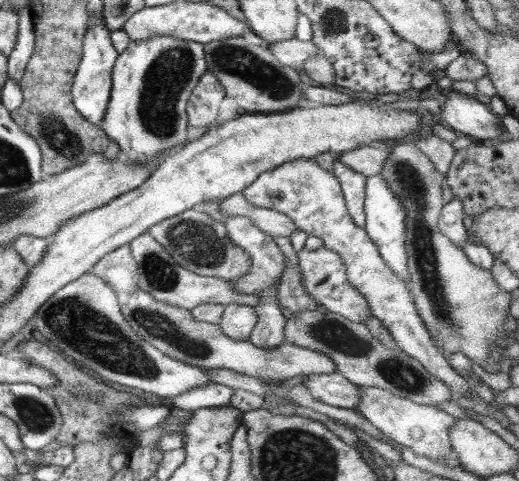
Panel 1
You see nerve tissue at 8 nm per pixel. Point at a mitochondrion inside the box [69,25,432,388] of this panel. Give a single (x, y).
(170, 71)

